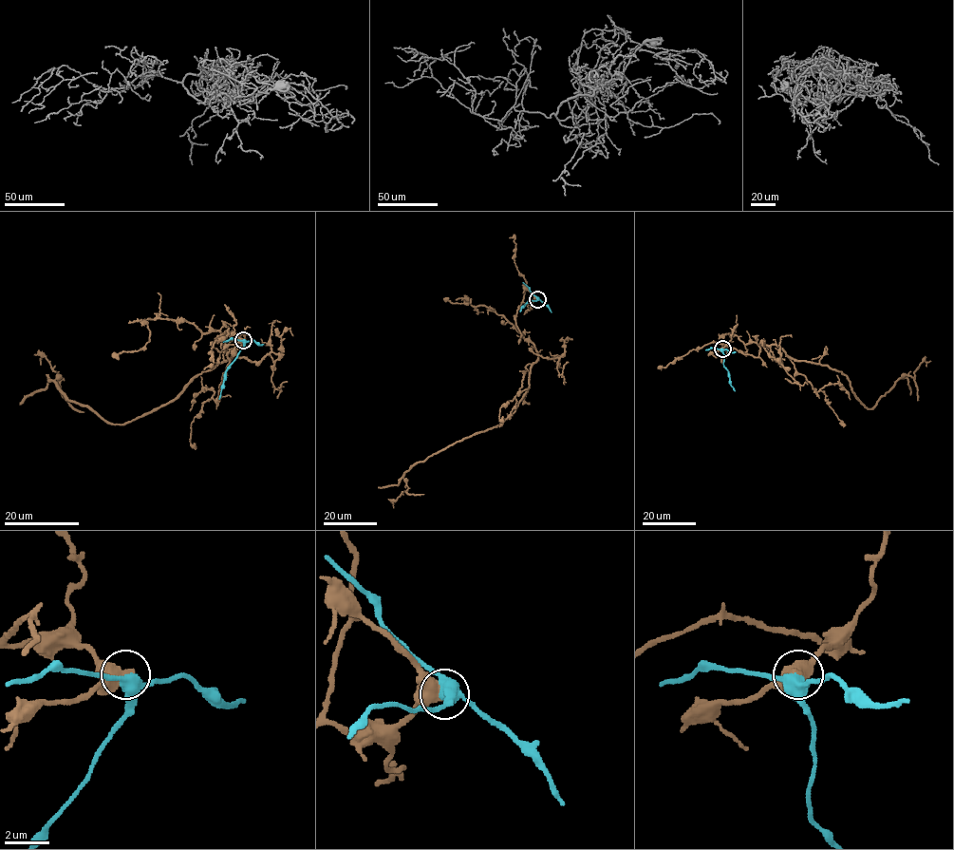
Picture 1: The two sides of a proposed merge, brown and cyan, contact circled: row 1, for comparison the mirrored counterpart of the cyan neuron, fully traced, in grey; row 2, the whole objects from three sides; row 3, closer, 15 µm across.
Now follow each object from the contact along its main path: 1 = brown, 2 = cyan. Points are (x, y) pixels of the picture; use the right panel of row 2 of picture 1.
1: (721, 349), (757, 357), (761, 346), (776, 345), (792, 358), (840, 370), (867, 408), (930, 361)
2: (721, 349), (723, 366), (735, 390)

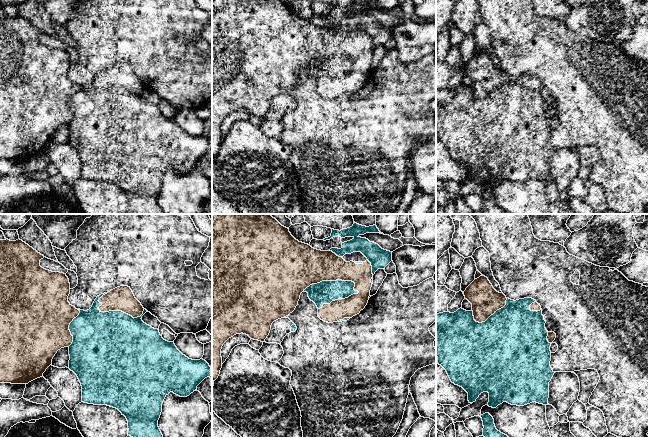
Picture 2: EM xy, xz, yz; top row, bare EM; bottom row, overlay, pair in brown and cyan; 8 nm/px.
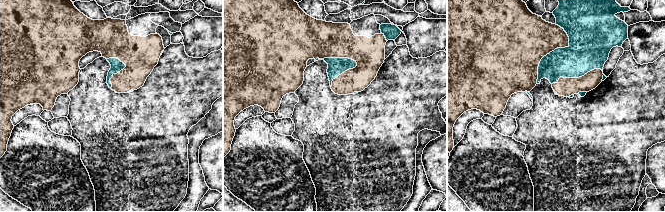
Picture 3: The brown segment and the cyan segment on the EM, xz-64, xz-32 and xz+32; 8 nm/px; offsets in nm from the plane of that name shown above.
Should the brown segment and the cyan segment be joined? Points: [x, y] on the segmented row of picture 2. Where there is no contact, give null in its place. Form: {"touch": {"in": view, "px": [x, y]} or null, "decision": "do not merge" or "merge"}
{"touch": {"in": "xz", "px": [334, 280]}, "decision": "do not merge"}

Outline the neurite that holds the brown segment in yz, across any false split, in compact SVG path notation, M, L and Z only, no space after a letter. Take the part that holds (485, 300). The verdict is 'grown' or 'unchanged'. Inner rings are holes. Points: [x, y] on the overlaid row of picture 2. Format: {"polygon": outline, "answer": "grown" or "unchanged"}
{"polygon": "M487 277L475 279L464 291L465 299L472 304L474 320L485 322L497 310L506 305L506 296L497 292Z", "answer": "unchanged"}

